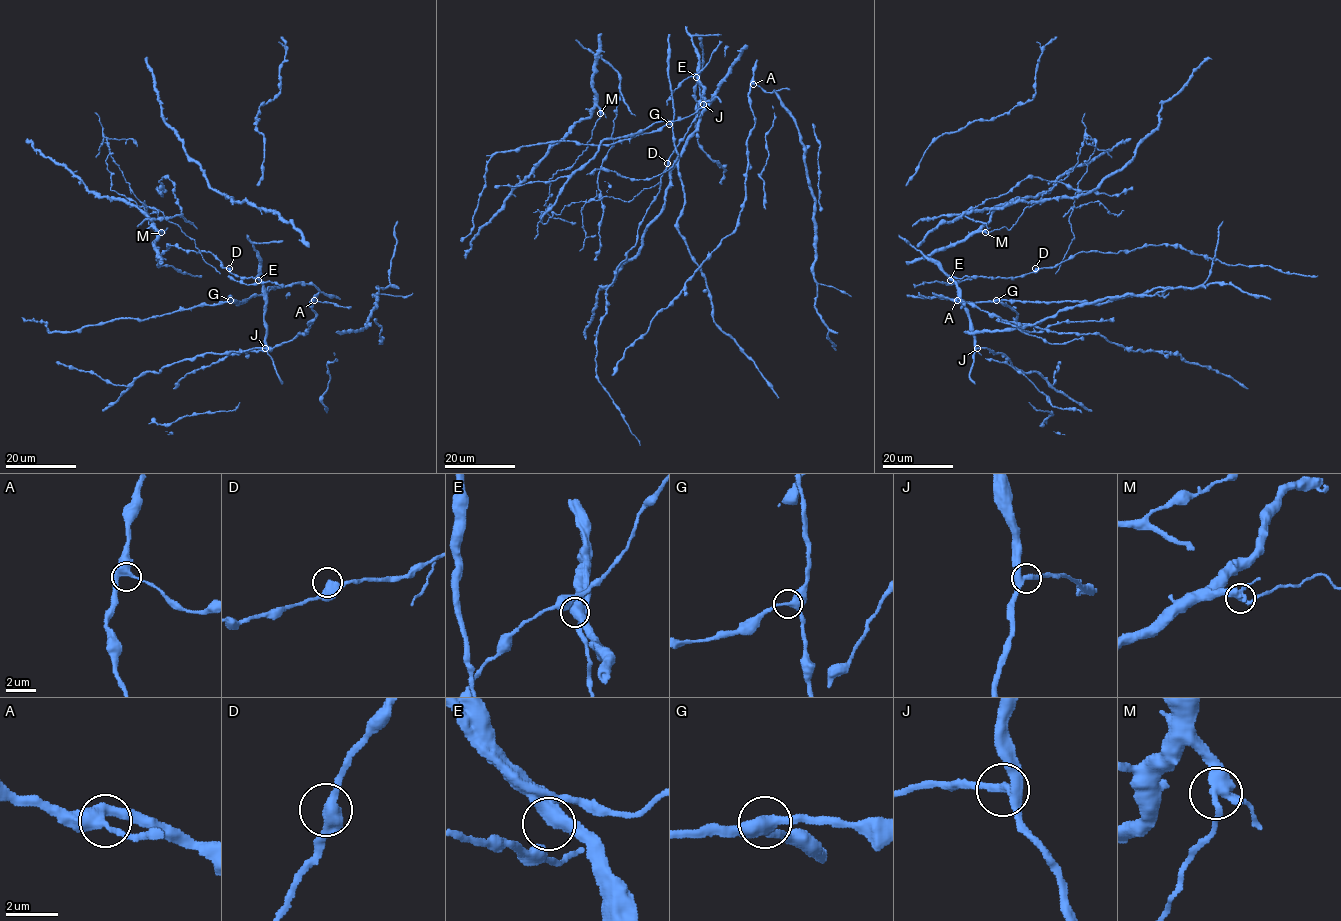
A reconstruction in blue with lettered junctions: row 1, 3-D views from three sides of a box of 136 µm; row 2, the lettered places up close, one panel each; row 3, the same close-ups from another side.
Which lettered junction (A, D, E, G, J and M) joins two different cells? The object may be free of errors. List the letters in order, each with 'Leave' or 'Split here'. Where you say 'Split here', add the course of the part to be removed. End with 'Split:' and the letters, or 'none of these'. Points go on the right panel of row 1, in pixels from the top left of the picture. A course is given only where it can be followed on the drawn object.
A: Leave
D: Leave
E: Leave
G: Leave
J: Leave
M: Split here. Course of the part to remove: (985, 232), (1009, 228), (1074, 168), (1088, 135), (1096, 145), (1069, 218), (1074, 237), (1055, 273)
Split: M

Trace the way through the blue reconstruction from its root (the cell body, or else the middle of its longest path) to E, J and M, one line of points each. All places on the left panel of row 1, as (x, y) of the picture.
E: (223, 267), (240, 277), (262, 276), (258, 280)
J: (223, 267), (240, 277), (262, 276), (260, 280), (265, 297), (265, 348)
M: (223, 267), (208, 264), (193, 238), (135, 196), (103, 135), (111, 189), (142, 206), (162, 232)

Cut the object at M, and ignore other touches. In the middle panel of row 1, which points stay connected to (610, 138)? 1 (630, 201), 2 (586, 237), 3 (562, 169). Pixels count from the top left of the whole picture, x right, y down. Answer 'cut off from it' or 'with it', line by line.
1: cut off from it
2: cut off from it
3: cut off from it

